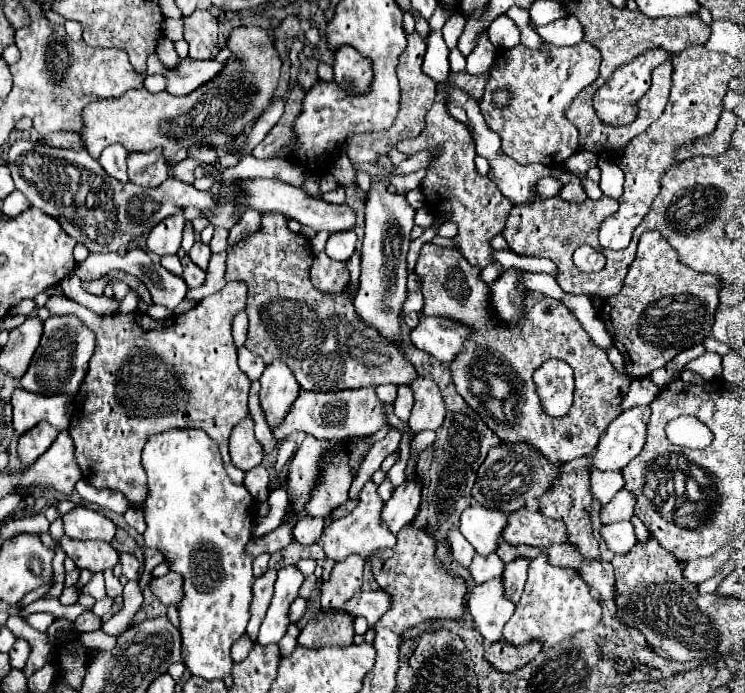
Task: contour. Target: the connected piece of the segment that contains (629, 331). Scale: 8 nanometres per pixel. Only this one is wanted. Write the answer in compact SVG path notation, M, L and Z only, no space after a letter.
M658 232L642 234L638 242L636 258L630 265L622 290L608 298L600 310L600 318L606 322L608 330L616 336L616 347L623 355L628 374L634 378L650 376L656 368L666 366L678 352L700 344L714 324L714 312L718 308L720 280L712 274L700 274L680 264L676 252Z

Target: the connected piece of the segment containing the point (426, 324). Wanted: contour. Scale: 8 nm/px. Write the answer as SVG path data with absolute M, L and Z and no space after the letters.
M422 316L420 324L412 330L412 344L440 362L450 364L466 340L472 336L472 328L454 320L444 320L442 316Z

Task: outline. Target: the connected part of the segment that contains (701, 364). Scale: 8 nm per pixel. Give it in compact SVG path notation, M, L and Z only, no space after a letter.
M702 354L700 358L692 360L690 364L686 364L684 370L692 370L700 376L704 376L704 380L712 380L712 378L718 378L722 374L722 356L720 354Z

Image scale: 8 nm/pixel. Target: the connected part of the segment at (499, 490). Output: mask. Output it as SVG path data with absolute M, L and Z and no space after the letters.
M498 444L494 446L482 466L478 468L478 478L472 488L472 498L490 510L500 512L516 512L518 508L526 506L526 498L538 498L550 484L554 484L554 476L558 476L558 470L562 464L550 464L546 456L542 456L538 450L530 448L528 444Z

